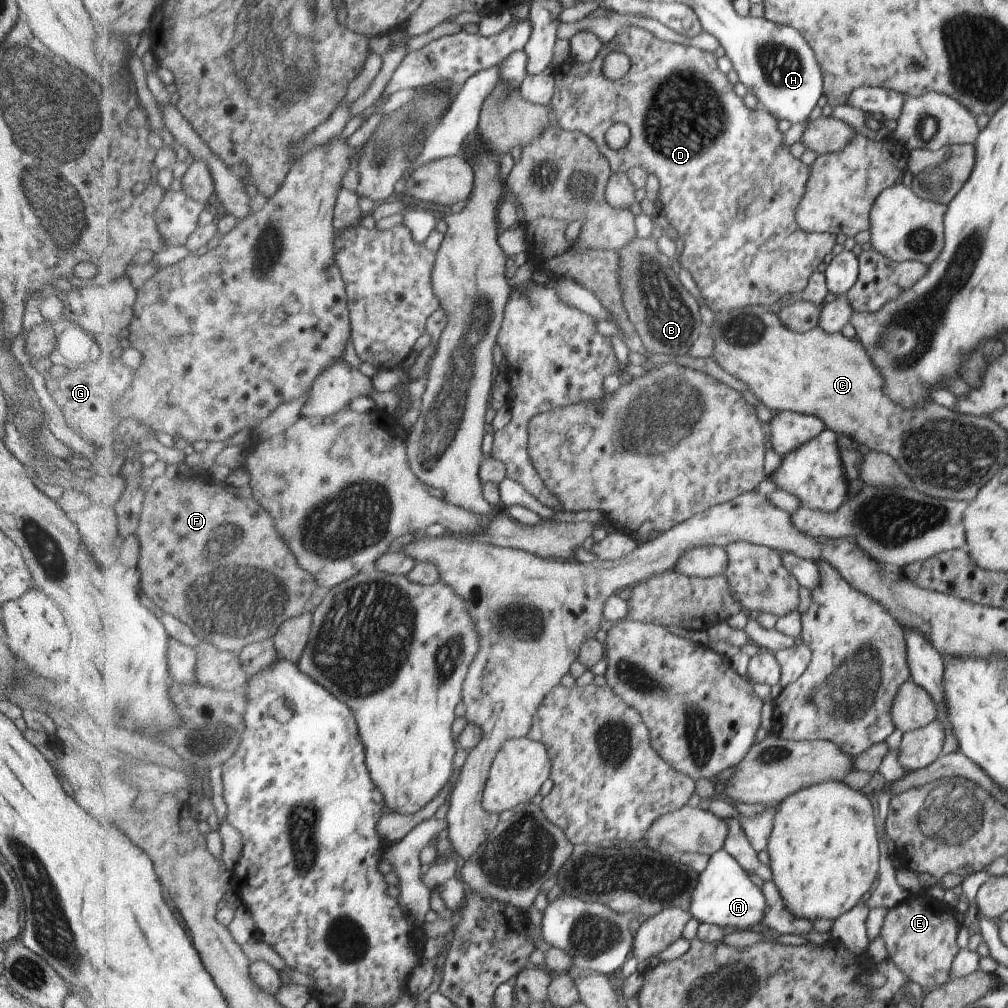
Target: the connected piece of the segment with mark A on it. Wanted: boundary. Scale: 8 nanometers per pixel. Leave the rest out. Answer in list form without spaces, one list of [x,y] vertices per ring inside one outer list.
[[[722,849],[711,855],[711,862],[700,873],[695,892],[691,896],[689,912],[701,923],[719,925],[727,929],[751,930],[757,924],[764,924],[765,894],[763,888],[753,884],[747,870],[727,851]]]

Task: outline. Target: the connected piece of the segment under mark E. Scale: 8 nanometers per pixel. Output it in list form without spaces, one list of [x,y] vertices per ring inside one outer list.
[[[909,894],[903,902],[887,909],[879,929],[887,959],[911,982],[920,988],[933,988],[947,982],[955,954],[957,922],[947,906],[935,908],[935,900],[927,894]]]

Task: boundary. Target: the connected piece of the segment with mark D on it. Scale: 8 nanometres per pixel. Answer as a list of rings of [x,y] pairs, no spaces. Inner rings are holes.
[[[630,26],[622,28],[607,43],[604,43],[601,52],[595,60],[591,62],[569,61],[555,71],[556,85],[554,88],[554,96],[552,98],[551,111],[552,117],[566,131],[582,132],[589,135],[600,146],[601,152],[609,159],[612,166],[612,172],[619,171],[627,173],[633,167],[644,168],[648,174],[655,174],[661,180],[661,190],[659,190],[658,204],[663,204],[665,216],[671,222],[675,234],[679,237],[679,251],[675,258],[675,263],[686,269],[692,276],[696,286],[699,288],[700,294],[705,300],[705,304],[715,313],[719,311],[729,312],[735,309],[745,308],[748,306],[759,306],[769,304],[779,300],[777,296],[773,298],[765,298],[767,292],[791,292],[791,294],[799,294],[804,290],[809,276],[813,270],[819,266],[819,262],[823,260],[823,256],[833,248],[835,244],[835,234],[833,233],[816,233],[801,230],[795,221],[796,206],[800,204],[801,197],[804,196],[804,190],[807,187],[807,165],[801,164],[797,158],[793,158],[787,150],[784,143],[783,133],[777,130],[775,122],[771,116],[767,116],[767,112],[762,107],[750,110],[743,104],[741,97],[735,94],[731,80],[727,78],[725,73],[719,70],[717,66],[717,56],[714,52],[705,51],[697,46],[683,46],[683,44],[675,44],[675,42],[667,42],[660,40],[649,30],[639,28],[639,26]],[[623,51],[632,60],[632,67],[629,74],[619,80],[611,80],[603,74],[603,63],[605,56],[609,52]],[[623,122],[631,127],[631,138],[626,142],[614,143],[609,141],[607,130],[617,124]]]

